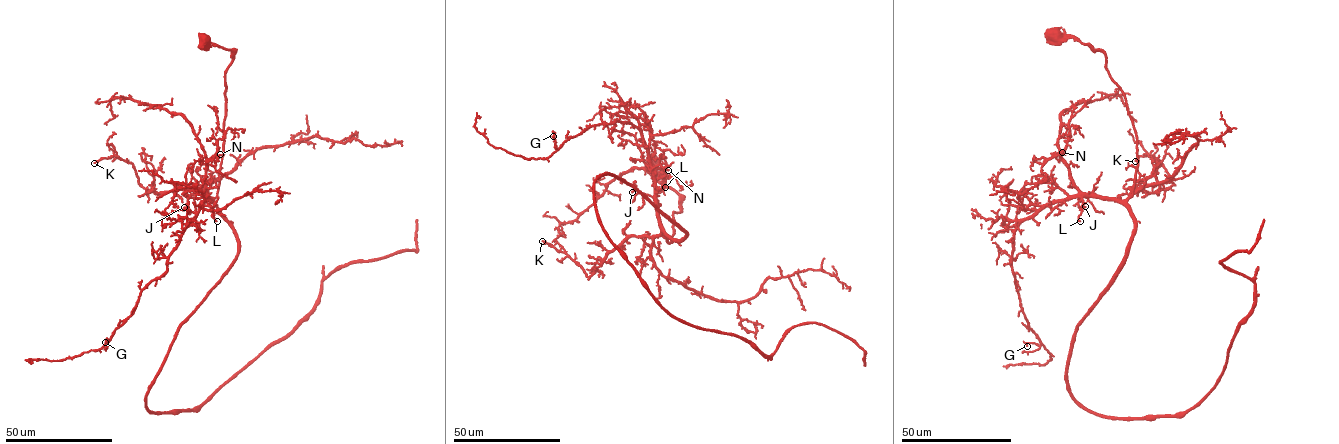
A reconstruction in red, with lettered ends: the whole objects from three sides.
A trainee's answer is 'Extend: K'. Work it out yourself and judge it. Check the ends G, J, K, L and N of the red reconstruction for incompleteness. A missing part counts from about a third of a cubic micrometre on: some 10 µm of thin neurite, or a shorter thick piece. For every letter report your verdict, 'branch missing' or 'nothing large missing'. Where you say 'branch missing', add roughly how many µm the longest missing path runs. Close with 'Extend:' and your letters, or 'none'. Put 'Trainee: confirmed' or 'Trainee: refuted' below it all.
G: nothing large missing
J: nothing large missing
K: branch missing; about 10 µm are missing
L: nothing large missing
N: branch missing; about 20 µm are missing
Extend: K, N
Trainee: refuted

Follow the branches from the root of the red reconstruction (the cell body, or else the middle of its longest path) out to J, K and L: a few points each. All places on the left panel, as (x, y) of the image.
J: (203, 42), (229, 49), (232, 55), (225, 73), (223, 156), (217, 196), (213, 200), (190, 197), (184, 207)
K: (203, 42), (232, 55), (217, 195), (156, 193), (139, 183), (131, 163), (116, 156), (94, 163)
L: (203, 42), (229, 49), (232, 55), (225, 73), (223, 156), (217, 196), (213, 200), (208, 197), (217, 221)

